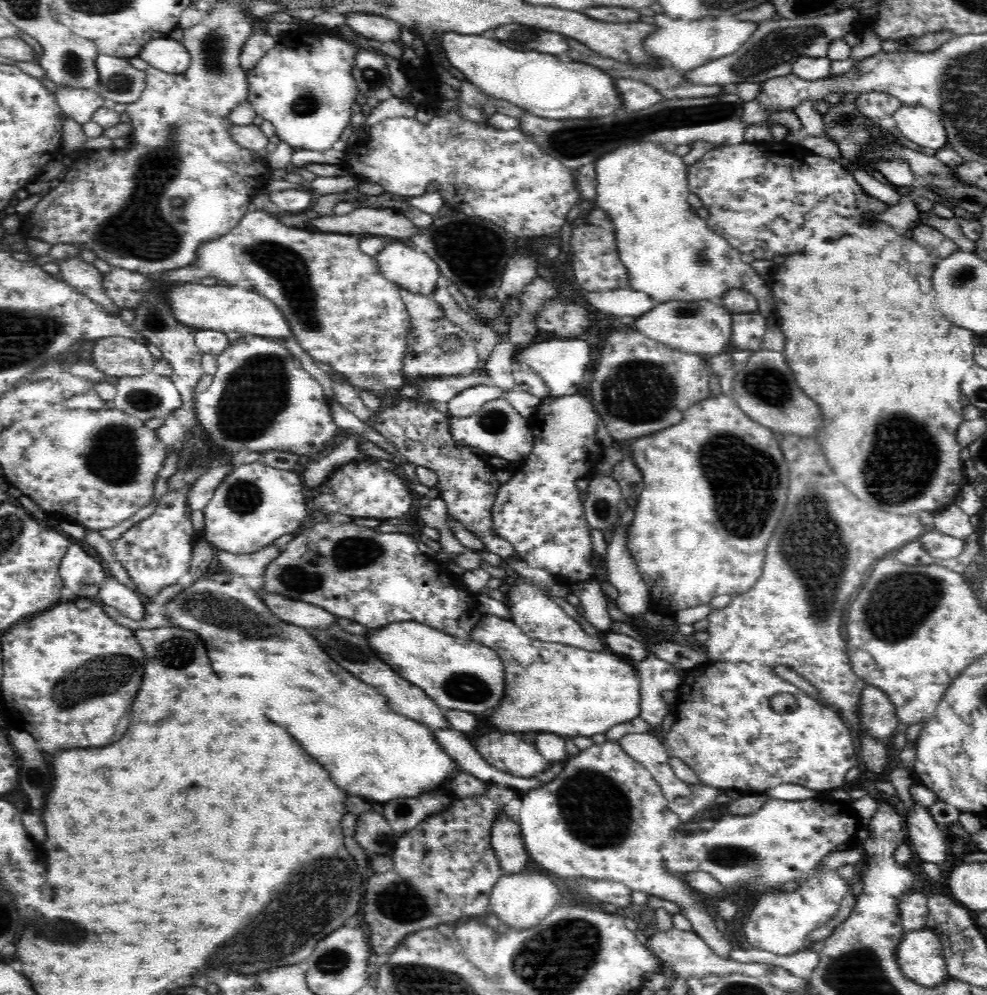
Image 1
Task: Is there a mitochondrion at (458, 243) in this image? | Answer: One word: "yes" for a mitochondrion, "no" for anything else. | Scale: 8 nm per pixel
yes

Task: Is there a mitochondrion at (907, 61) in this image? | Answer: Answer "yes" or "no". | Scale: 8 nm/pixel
no

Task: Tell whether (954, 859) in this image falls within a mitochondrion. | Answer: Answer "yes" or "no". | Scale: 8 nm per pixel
no

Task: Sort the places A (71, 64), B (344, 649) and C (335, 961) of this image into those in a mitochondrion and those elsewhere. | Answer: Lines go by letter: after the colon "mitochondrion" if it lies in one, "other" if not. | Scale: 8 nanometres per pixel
A: mitochondrion
B: mitochondrion
C: mitochondrion

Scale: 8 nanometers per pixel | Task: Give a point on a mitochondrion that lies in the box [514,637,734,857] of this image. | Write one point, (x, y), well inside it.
(592, 808)

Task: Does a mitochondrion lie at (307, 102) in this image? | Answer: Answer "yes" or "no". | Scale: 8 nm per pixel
yes

